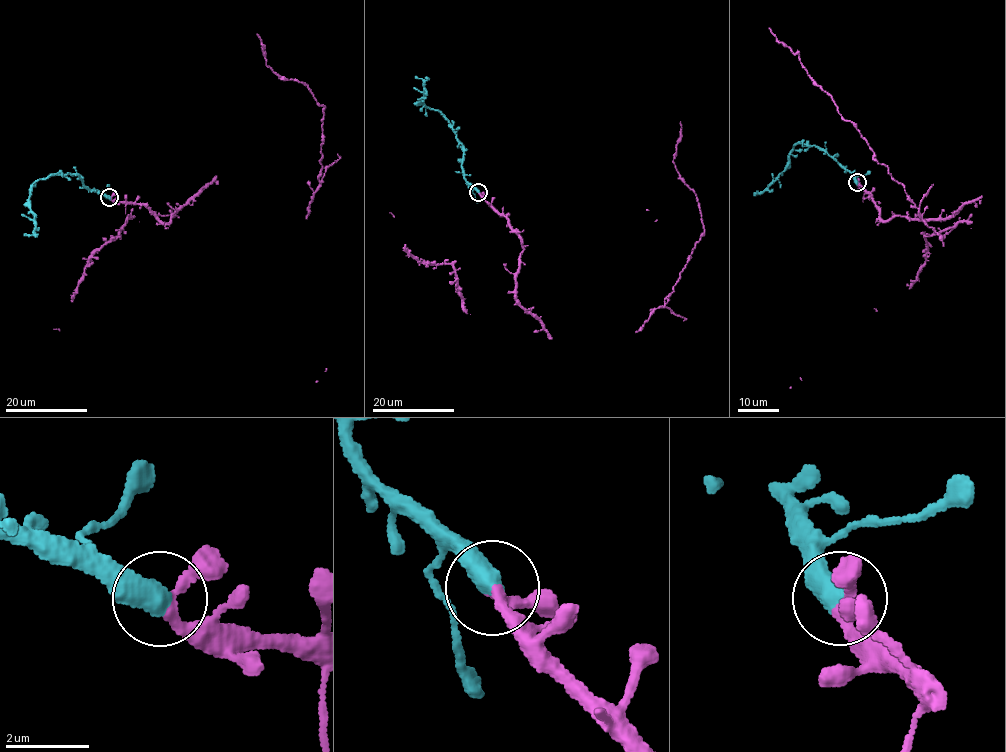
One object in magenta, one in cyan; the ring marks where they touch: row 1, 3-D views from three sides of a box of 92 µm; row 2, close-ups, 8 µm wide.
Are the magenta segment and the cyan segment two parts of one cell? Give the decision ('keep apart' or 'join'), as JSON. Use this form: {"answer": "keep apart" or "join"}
{"answer": "join"}

